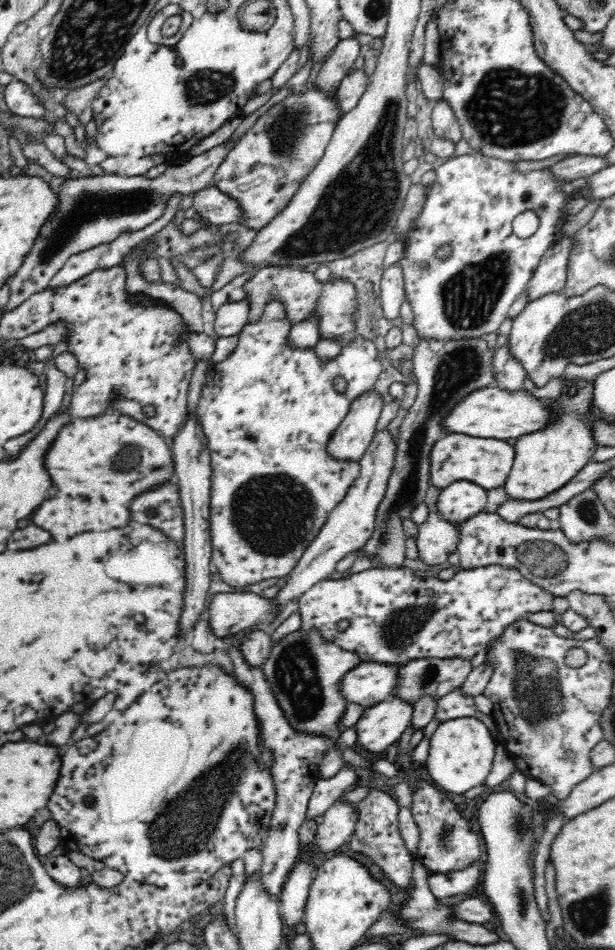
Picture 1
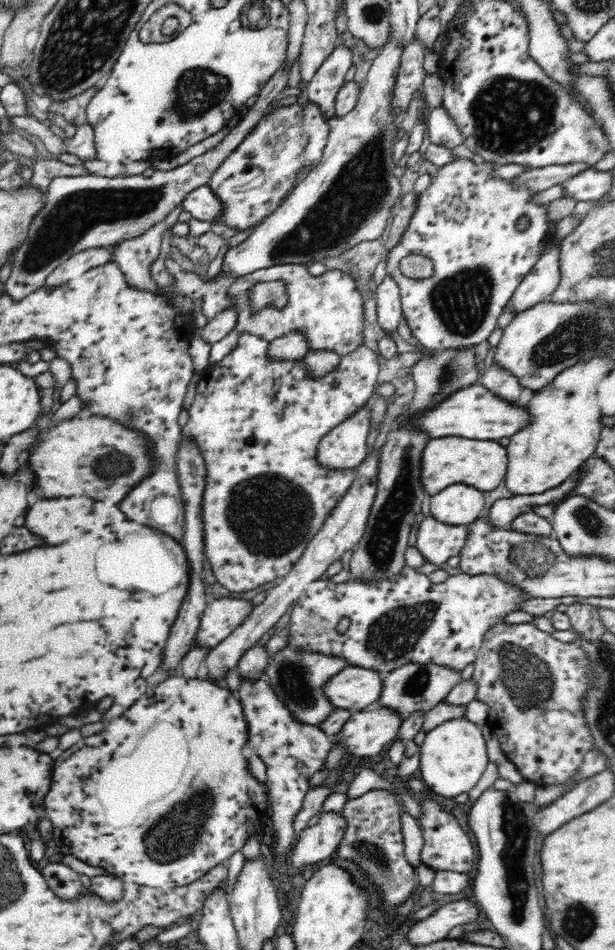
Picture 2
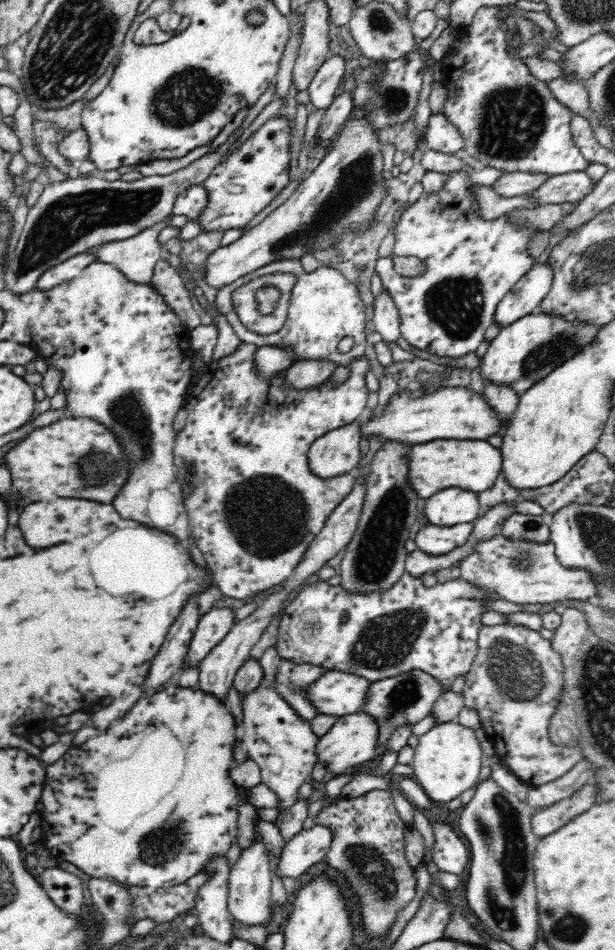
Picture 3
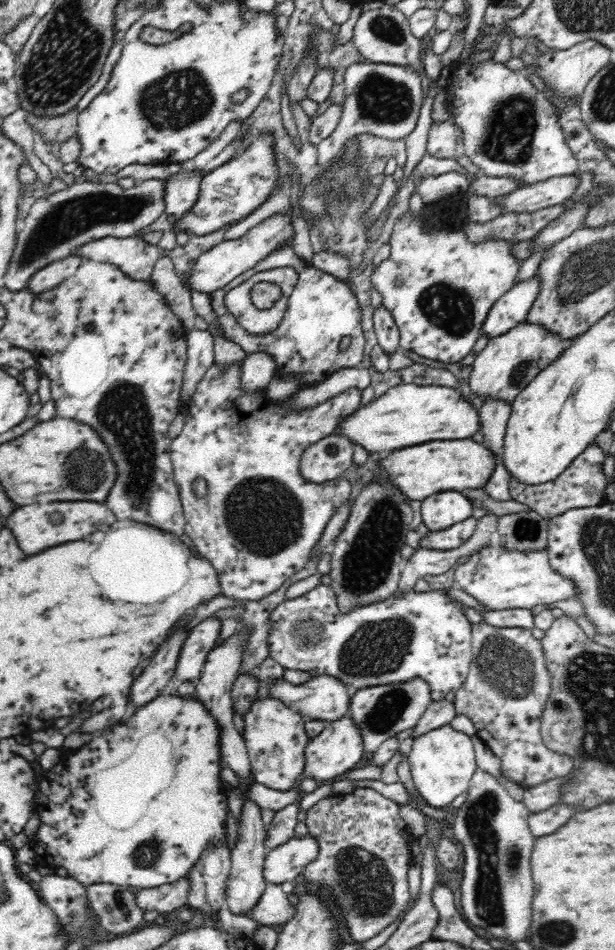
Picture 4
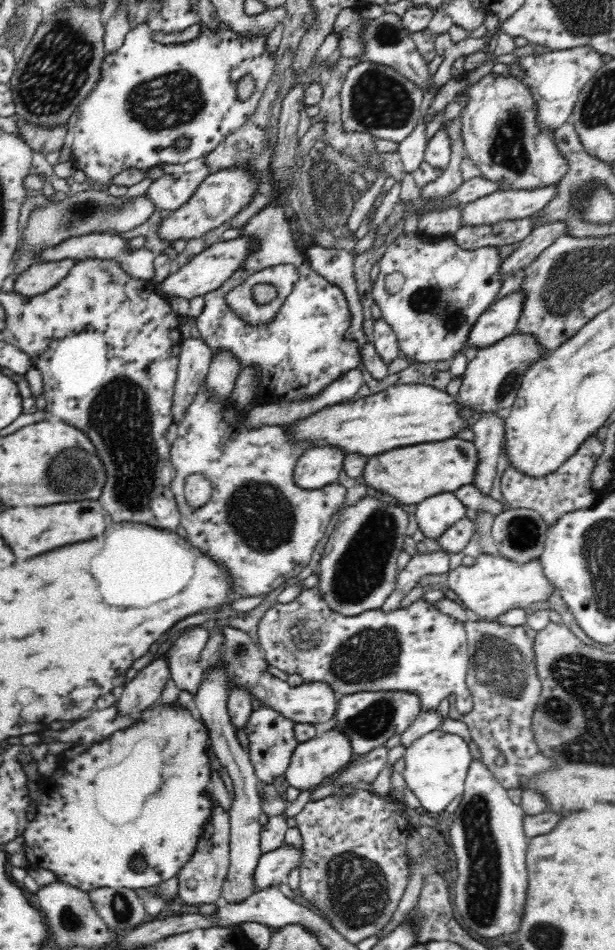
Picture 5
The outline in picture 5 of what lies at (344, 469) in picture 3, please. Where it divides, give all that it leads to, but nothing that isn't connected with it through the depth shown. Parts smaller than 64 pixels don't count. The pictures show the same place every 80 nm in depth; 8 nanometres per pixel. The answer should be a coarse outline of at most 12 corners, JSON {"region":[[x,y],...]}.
{"region":[[332,446],[309,448],[293,482],[304,490],[333,486],[345,454]]}

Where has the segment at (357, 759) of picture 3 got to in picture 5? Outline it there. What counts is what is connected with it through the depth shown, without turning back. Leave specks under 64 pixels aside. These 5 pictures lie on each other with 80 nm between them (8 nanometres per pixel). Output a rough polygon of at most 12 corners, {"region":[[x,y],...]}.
{"region":[[334,729],[298,743],[283,788],[305,795],[352,760]]}

